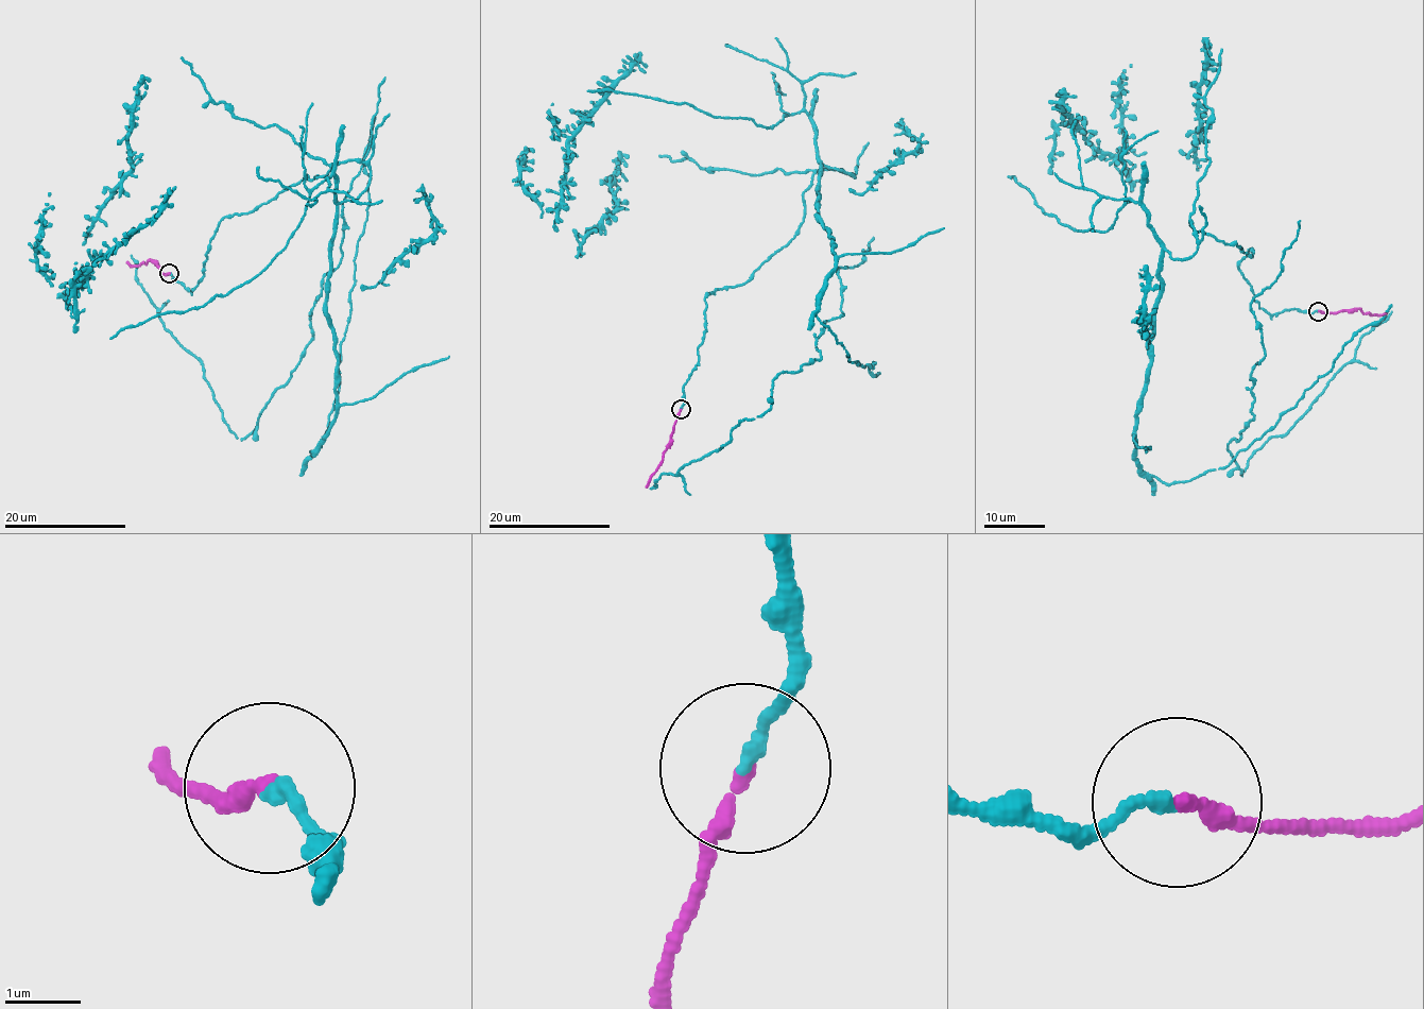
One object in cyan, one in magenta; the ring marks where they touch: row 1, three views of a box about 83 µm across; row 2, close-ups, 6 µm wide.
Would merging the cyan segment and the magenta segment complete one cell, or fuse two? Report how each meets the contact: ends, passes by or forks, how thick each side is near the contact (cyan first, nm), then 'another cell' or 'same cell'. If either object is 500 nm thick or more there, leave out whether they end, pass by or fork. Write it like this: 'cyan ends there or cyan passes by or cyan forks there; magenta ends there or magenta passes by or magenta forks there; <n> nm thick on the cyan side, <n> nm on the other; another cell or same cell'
cyan ends there; magenta ends there; 180 nm thick on the cyan side, 200 nm on the other; same cell

